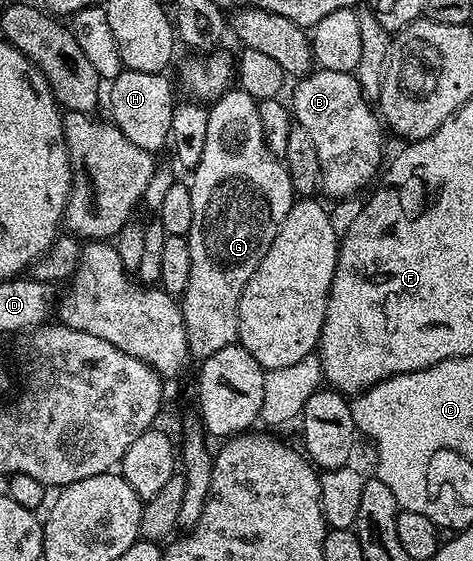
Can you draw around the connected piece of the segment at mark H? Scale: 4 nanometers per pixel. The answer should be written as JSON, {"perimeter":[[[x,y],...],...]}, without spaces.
{"perimeter":[[[125,68],[109,82],[111,86],[110,121],[121,132],[125,132],[125,138],[131,143],[154,154],[158,153],[163,146],[165,148],[170,139],[173,112],[177,105],[176,87],[173,82],[173,87],[171,87],[171,82],[167,77],[166,73],[137,72]]]}

